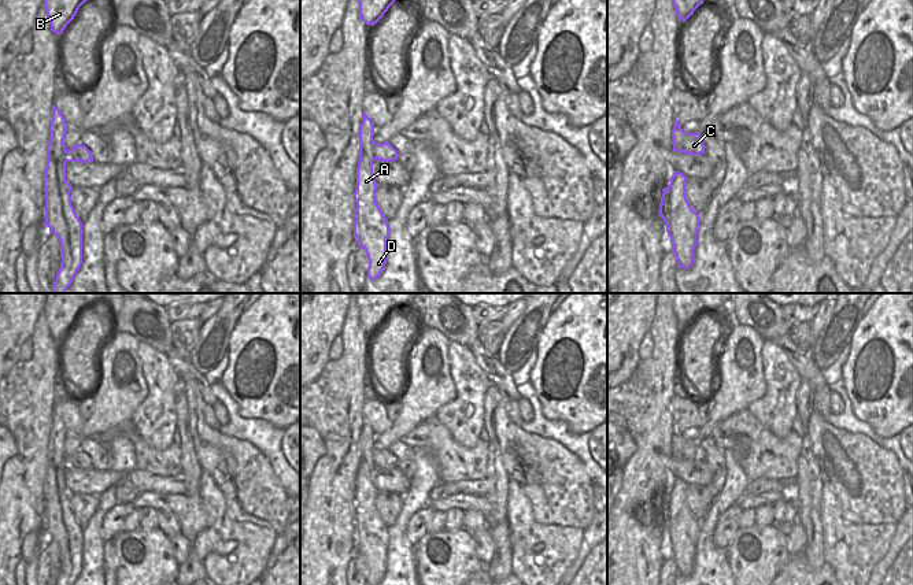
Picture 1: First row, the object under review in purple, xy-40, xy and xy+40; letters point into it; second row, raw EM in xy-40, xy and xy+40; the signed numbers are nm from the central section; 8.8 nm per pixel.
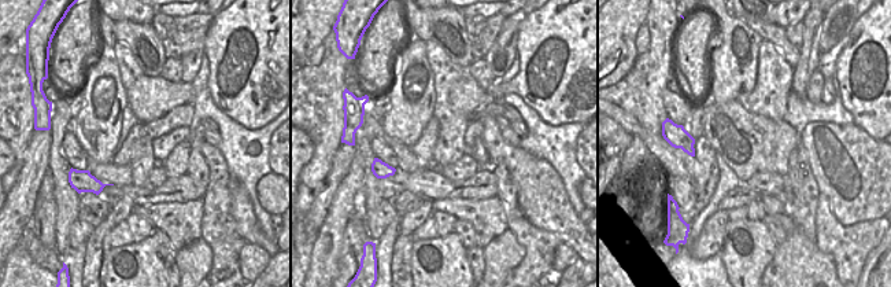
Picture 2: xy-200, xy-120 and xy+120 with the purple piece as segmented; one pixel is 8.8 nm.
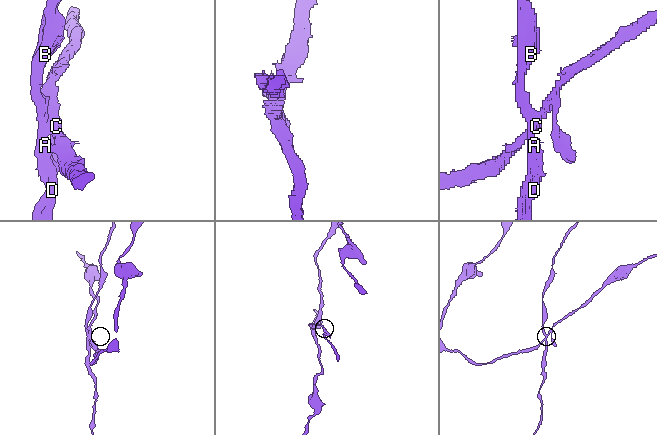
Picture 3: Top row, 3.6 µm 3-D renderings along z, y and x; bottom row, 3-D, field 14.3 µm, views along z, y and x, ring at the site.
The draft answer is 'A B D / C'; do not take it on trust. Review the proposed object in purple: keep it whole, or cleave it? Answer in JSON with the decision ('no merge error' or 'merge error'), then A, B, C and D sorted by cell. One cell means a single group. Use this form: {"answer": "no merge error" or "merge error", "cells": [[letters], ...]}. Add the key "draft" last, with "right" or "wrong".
{"answer": "merge error", "cells": [["A", "B", "D"], ["C"]], "draft": "right"}

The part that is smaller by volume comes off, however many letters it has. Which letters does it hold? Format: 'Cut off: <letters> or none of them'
Cut off: A, B, D

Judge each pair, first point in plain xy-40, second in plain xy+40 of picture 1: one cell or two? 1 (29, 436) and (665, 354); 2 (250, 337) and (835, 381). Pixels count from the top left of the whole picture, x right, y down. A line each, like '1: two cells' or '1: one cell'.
1: one cell
2: two cells

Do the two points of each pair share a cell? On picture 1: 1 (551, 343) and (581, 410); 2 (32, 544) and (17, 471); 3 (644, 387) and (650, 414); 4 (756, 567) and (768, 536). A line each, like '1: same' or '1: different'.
1: same
2: different
3: same
4: same

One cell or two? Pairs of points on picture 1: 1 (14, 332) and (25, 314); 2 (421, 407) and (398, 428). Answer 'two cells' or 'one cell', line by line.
1: one cell
2: one cell

